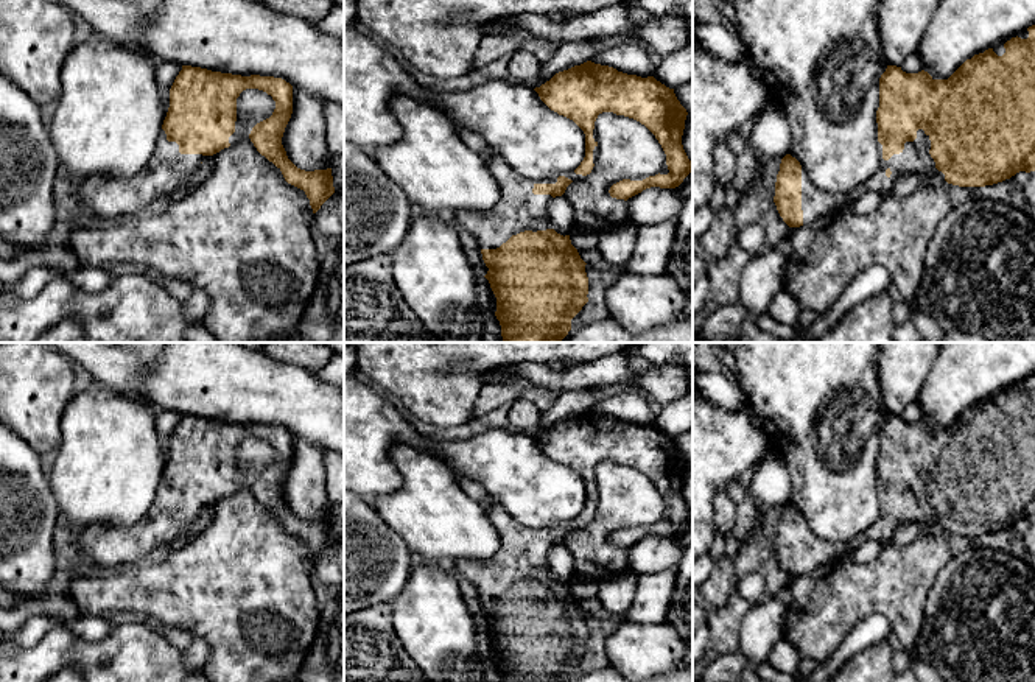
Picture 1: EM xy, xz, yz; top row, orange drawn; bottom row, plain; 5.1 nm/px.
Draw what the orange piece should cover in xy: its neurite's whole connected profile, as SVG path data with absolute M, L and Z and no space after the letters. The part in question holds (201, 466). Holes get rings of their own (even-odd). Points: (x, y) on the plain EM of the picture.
M182 414L170 438L170 456L148 512L128 528L92 525L79 533L79 542L100 573L132 567L157 547L171 545L196 522L204 508L247 486L257 500L282 520L288 533L305 540L313 562L316 562L335 542L332 517L305 520L288 508L282 486L291 462L293 434L282 427L260 424L241 425ZM246 438L263 439L275 450L272 464L254 476L241 475L237 467L237 447Z

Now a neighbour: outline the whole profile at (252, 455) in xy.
M246 438L237 447L237 467L241 475L254 476L269 467L275 458L271 444L258 438Z

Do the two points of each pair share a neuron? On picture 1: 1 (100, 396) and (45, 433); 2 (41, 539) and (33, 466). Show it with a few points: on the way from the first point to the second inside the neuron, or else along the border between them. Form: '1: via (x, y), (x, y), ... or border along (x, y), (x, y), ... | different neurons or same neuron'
1: border along (72, 394), (59, 419), (61, 442), (47, 458) | different neurons
2: via (42, 520), (47, 516), (36, 502), (33, 485) | same neuron

